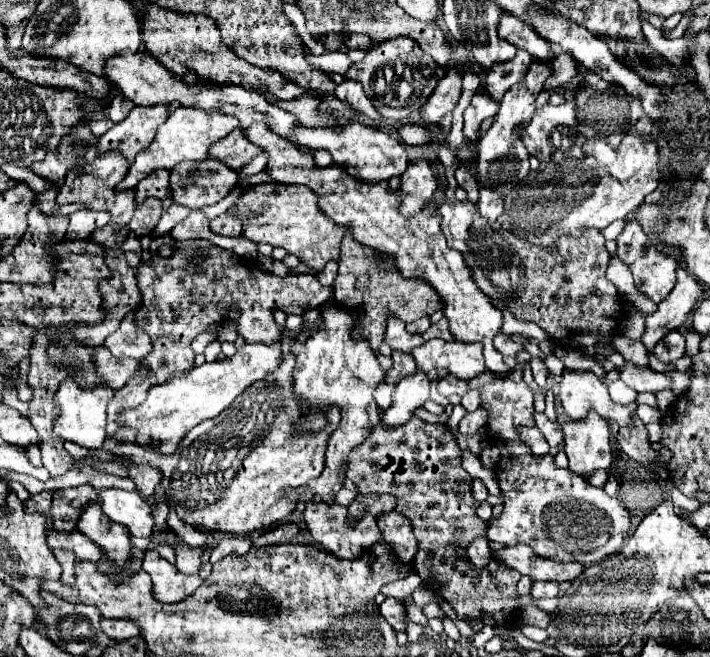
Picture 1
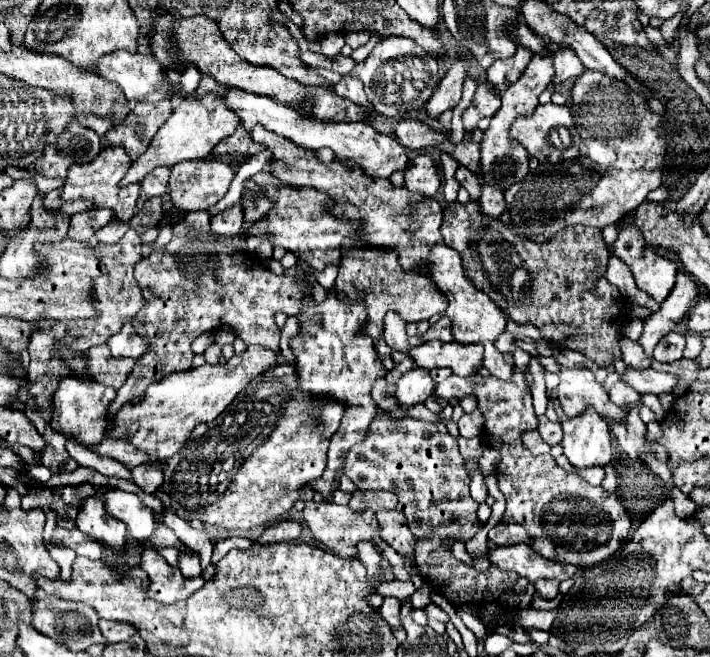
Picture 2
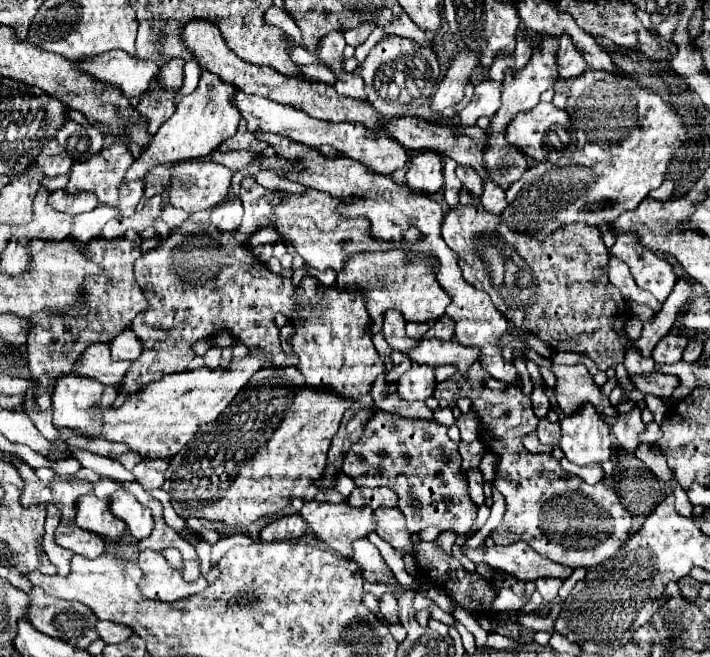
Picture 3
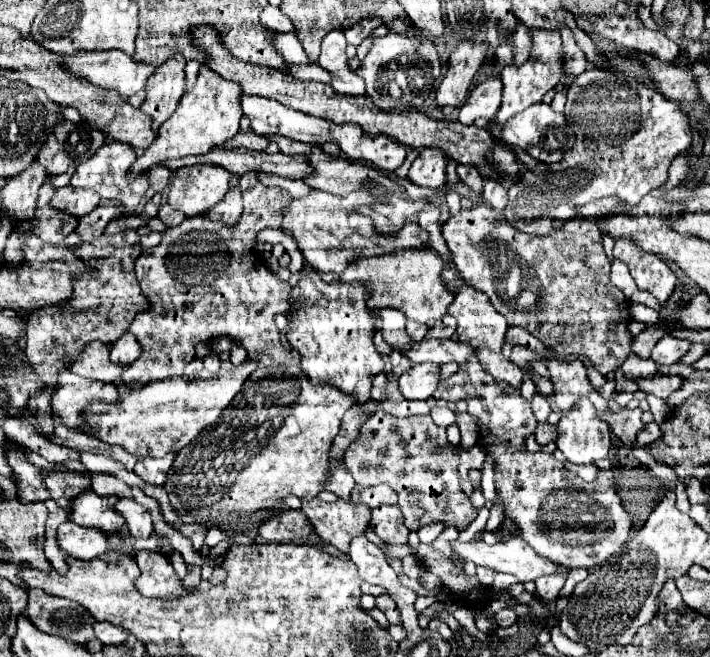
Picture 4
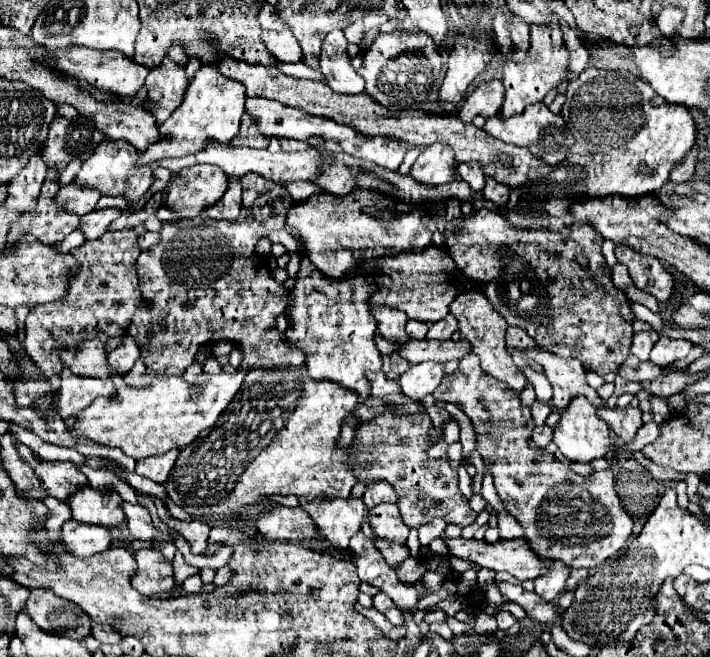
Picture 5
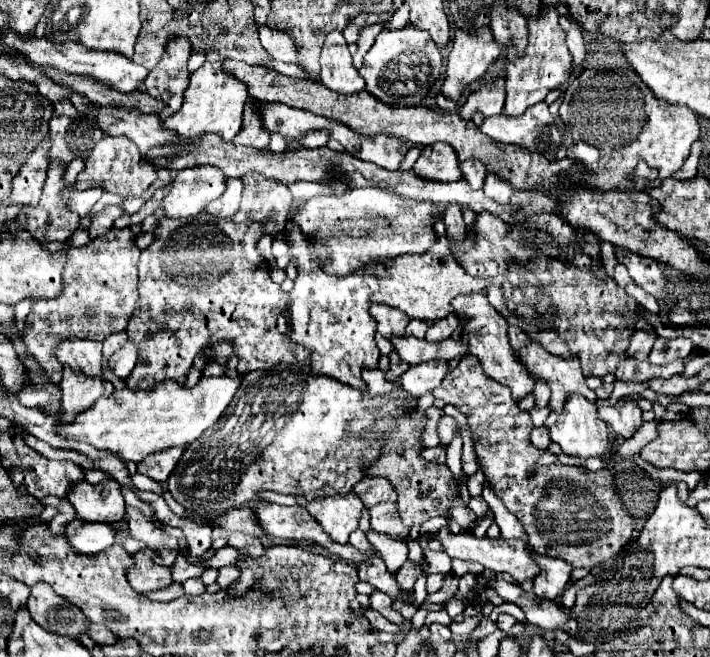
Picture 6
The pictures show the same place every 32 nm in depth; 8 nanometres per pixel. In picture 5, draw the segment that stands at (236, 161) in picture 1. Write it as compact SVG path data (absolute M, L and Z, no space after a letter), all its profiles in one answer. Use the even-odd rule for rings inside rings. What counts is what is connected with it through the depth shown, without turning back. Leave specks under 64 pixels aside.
M244 112L238 136L232 138L230 142L236 146L248 146L248 148L268 148L270 138L264 136L262 132L258 132L256 120L252 116L248 116L248 112Z

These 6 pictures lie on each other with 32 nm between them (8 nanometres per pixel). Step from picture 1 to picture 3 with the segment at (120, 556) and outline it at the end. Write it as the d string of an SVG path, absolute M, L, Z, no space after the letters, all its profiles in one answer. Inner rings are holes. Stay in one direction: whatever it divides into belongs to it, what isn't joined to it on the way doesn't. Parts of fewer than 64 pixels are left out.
M94 494L80 496L76 502L76 518L74 522L80 528L88 528L92 532L100 532L106 540L120 540L120 536L126 530L124 520L118 516L112 516L110 512L110 500L108 498L96 498Z

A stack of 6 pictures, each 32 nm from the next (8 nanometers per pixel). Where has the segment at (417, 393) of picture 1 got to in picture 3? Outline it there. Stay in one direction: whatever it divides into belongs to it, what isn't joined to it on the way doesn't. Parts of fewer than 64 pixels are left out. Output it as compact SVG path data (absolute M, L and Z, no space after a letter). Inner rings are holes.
M414 364L398 380L398 392L408 402L428 400L434 388L436 388L434 366L426 366L426 364Z

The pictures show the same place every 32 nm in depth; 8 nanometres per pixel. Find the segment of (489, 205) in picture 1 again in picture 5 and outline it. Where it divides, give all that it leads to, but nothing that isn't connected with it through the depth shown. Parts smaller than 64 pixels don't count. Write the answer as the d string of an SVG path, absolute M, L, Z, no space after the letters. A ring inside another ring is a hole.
M486 178L486 186L484 186L482 194L484 194L486 200L492 200L492 202L498 204L500 208L504 208L506 202L508 202L508 196L510 196L510 186L500 184L500 182L496 182L494 178Z

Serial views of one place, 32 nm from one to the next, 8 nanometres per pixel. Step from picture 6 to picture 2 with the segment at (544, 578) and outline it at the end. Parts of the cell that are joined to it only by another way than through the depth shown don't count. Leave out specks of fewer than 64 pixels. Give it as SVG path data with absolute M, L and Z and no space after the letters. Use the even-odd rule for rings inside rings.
M536 580L536 592L544 598L544 600L554 600L558 596L558 580Z

